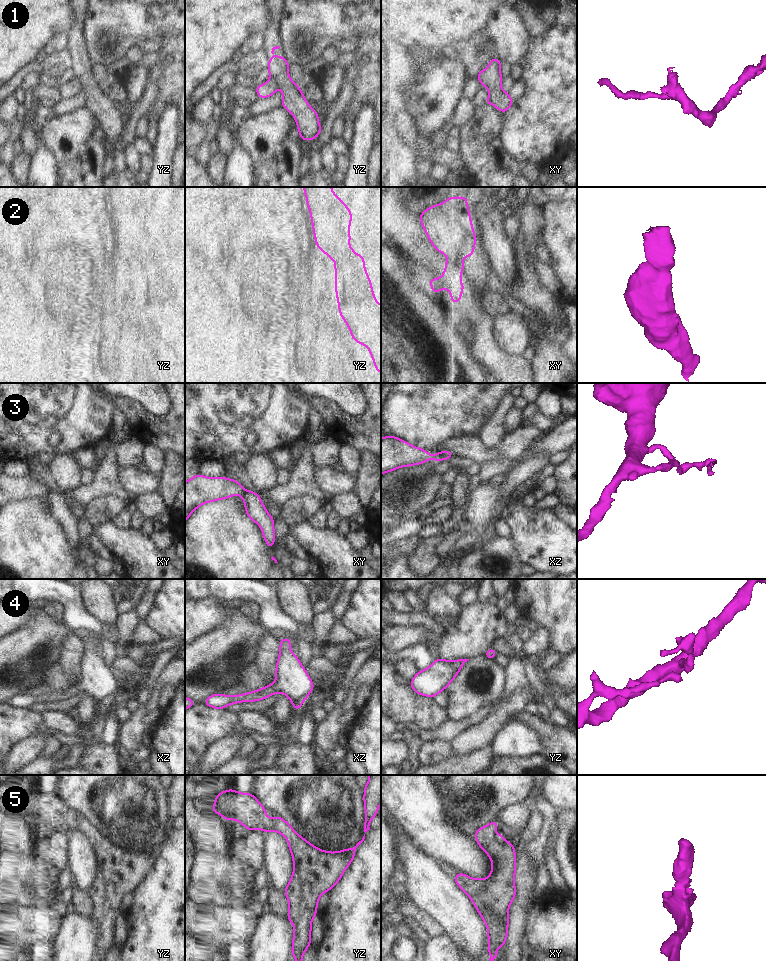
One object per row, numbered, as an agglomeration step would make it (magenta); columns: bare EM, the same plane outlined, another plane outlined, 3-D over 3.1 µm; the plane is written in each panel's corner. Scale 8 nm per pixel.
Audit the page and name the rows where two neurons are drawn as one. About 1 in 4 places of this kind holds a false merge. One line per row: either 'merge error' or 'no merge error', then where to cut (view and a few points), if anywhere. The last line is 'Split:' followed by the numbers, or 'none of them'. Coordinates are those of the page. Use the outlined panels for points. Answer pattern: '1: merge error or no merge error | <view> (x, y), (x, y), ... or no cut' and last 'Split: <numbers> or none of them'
1: no merge error | no cut
2: no merge error | no cut
3: merge error | xy (246, 491), (242, 496)
4: no merge error | no cut
5: no merge error | no cut
Split: 3

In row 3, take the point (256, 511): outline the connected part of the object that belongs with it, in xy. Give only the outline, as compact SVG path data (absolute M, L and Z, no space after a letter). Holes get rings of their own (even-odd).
M246 491L243 500L248 517L263 529L263 540L267 541L268 548L273 549L275 542L274 519L268 514L260 496L255 492Z

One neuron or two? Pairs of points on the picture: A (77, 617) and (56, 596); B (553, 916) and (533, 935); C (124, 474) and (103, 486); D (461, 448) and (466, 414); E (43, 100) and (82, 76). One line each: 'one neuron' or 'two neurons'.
A: one neuron
B: one neuron
C: two neurons
D: two neurons
E: two neurons

